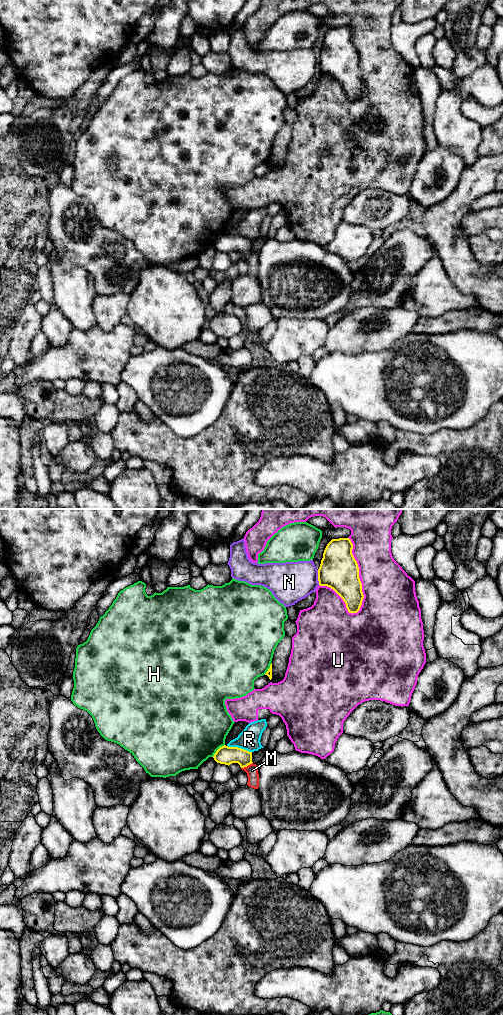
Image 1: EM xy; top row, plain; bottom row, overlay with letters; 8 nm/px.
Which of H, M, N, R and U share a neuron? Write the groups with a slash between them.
H / M / N / R / U

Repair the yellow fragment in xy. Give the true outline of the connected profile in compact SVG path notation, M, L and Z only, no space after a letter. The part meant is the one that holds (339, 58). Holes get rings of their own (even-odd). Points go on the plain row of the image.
M349 26L332 27L324 38L318 69L320 74L333 77L345 90L348 100L353 102L360 98L364 83L352 37Z

